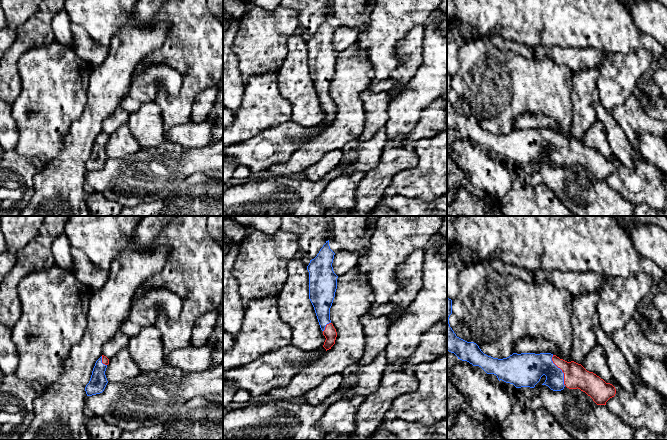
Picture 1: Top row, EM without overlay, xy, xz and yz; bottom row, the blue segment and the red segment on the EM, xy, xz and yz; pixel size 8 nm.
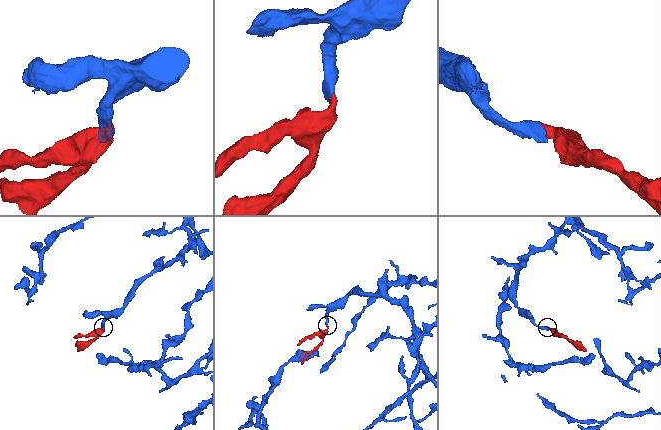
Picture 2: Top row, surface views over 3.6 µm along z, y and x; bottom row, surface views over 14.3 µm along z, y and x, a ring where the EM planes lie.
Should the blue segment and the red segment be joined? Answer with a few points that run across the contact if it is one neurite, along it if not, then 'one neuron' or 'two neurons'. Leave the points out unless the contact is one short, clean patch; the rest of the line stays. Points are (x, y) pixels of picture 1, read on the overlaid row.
yz (530, 367), (553, 367), (561, 370), (576, 376) | one neuron

